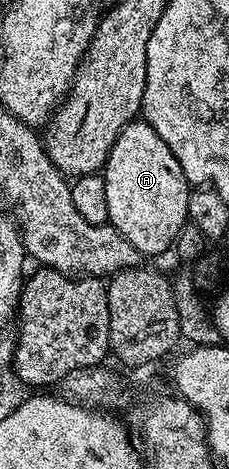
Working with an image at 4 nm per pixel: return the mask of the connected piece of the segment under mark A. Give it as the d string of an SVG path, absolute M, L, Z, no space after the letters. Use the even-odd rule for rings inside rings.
M136 119L123 130L120 138L116 138L110 157L106 159L104 191L108 194L108 223L121 236L128 238L128 242L132 242L132 246L136 246L143 257L169 253L174 239L188 222L186 215L191 187L186 181L184 170L180 170L180 162L176 162L172 150L168 150L168 142L164 142L164 138L160 138L160 134L156 134L156 130L152 130L152 126L148 126L145 120Z

